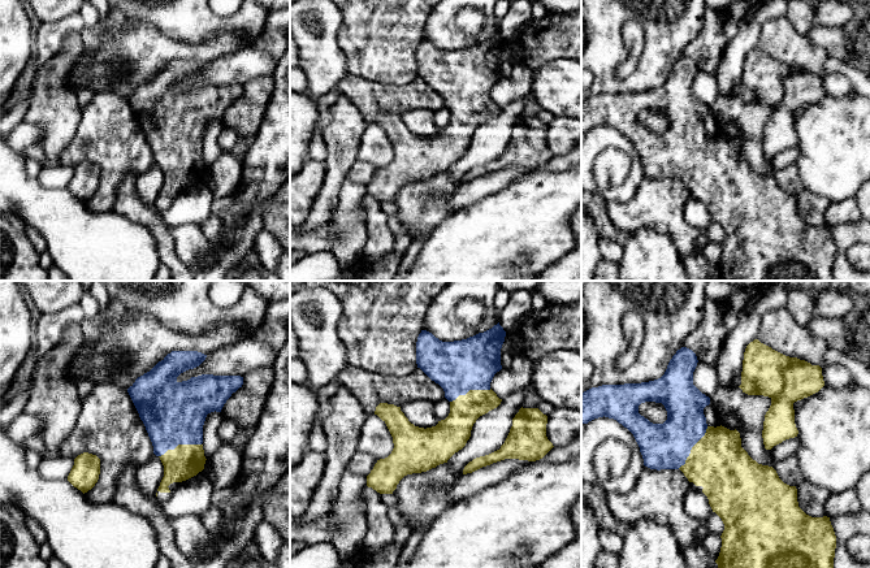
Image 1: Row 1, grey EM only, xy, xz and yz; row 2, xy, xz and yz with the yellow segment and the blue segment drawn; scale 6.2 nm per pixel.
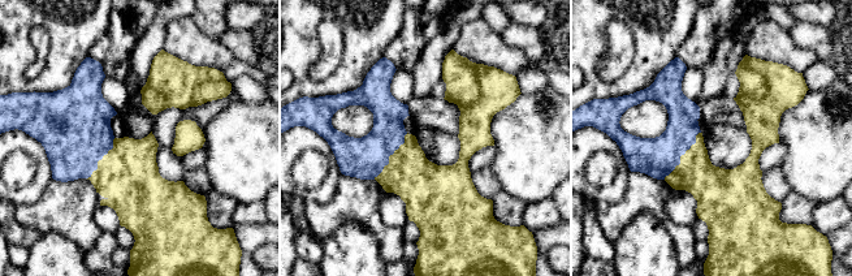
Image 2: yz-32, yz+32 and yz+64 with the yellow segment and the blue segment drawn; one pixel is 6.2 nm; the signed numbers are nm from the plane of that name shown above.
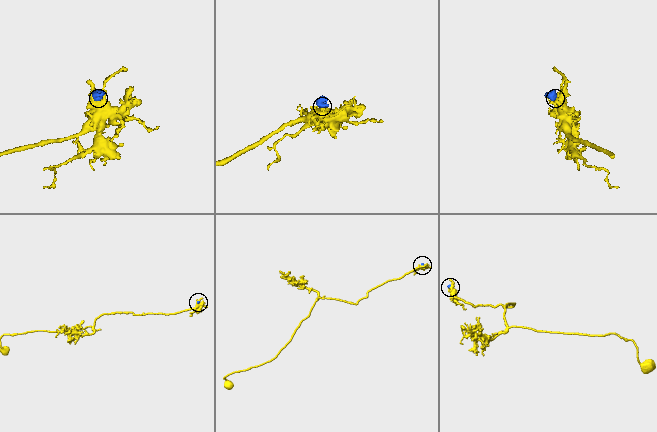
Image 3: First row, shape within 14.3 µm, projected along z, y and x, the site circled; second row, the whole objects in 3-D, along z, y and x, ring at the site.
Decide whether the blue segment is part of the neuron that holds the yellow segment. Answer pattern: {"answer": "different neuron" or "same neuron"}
{"answer": "same neuron"}

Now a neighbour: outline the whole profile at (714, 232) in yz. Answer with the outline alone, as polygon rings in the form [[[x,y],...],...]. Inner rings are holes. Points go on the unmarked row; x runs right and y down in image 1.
[[[711,221],[711,224],[709,225],[709,227],[706,229],[705,233],[710,242],[722,244],[722,242],[724,239],[724,233],[715,221]]]

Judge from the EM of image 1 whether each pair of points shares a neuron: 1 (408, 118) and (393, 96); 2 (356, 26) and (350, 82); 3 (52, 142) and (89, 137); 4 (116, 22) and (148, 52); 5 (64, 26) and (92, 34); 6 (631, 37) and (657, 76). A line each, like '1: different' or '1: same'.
1: different
2: different
3: different
4: same
5: different
6: different

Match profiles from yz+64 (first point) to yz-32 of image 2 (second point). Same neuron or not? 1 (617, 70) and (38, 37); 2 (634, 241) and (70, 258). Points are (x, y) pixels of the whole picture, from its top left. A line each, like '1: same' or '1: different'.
1: same
2: same

